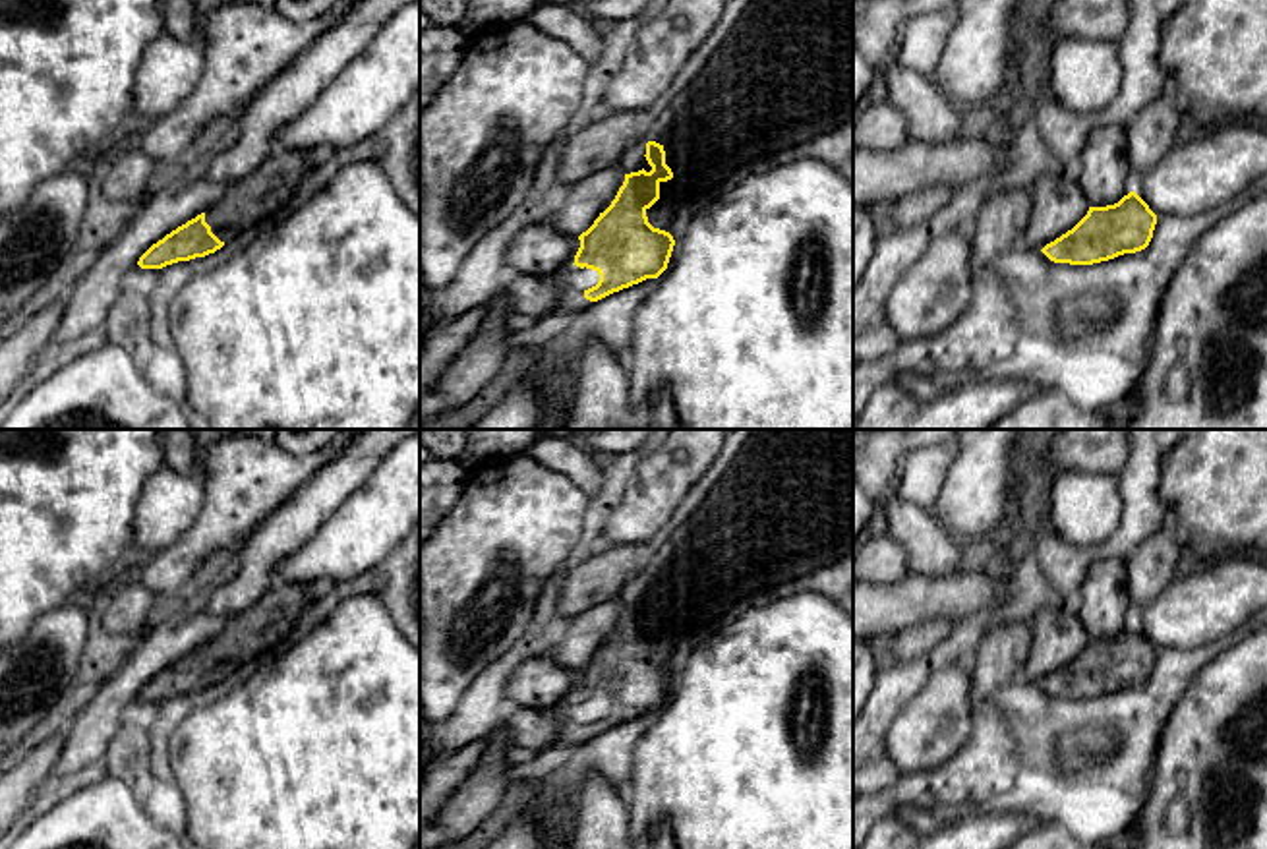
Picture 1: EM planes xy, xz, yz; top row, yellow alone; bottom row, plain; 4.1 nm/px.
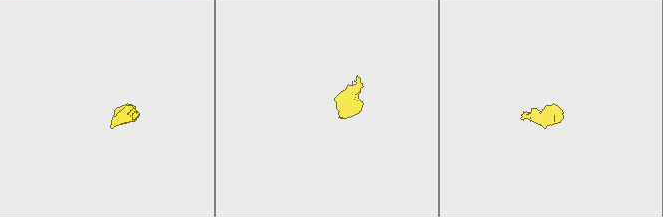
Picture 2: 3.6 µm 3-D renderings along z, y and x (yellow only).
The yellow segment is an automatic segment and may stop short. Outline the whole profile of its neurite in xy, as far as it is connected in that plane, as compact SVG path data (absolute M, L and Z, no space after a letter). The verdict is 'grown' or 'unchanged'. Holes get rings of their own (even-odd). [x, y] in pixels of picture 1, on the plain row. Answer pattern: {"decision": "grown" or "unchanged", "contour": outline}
{"decision": "grown", "contour": "M275 576L271 588L205 646L153 677L137 694L141 702L162 702L205 690L240 665L282 650L298 617L309 605L309 584Z"}

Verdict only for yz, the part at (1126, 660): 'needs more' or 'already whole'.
already whole

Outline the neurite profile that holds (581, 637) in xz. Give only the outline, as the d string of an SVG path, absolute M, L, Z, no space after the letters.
M619 601L592 605L559 627L559 638L547 656L569 669L580 669L611 638L625 607Z

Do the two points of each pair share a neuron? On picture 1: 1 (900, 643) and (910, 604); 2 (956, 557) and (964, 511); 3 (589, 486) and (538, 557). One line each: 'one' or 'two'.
1: two
2: two
3: two

